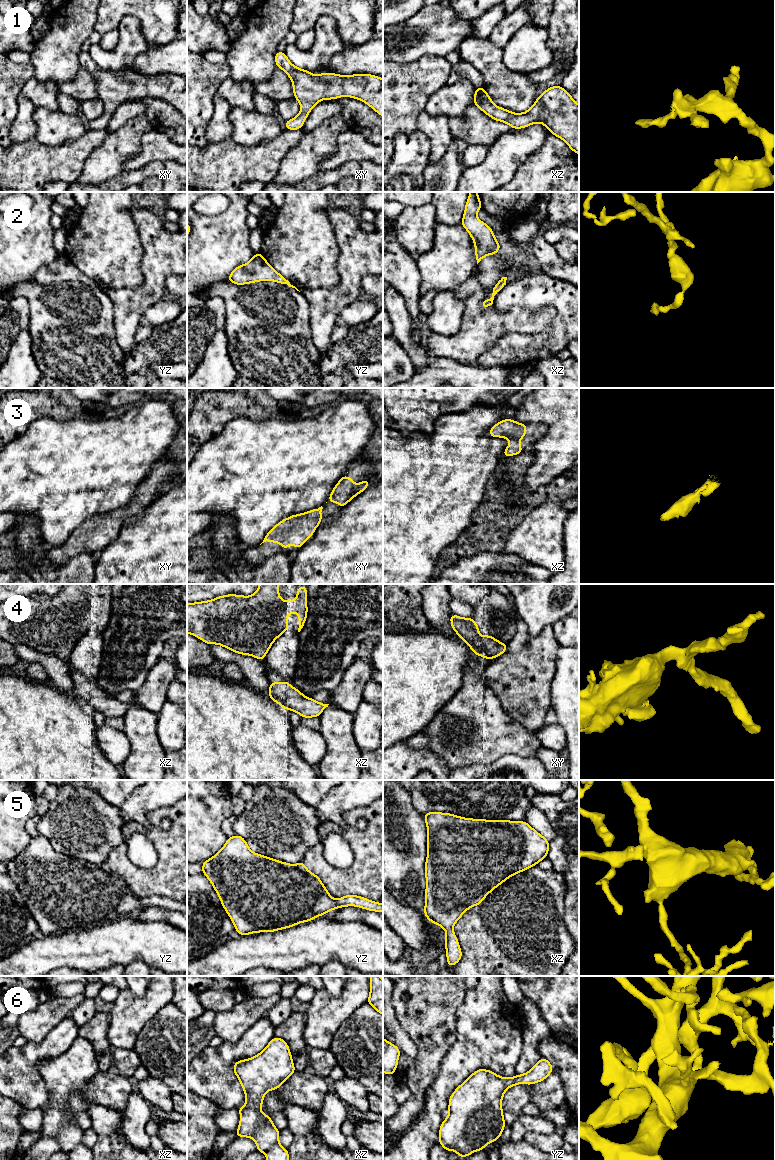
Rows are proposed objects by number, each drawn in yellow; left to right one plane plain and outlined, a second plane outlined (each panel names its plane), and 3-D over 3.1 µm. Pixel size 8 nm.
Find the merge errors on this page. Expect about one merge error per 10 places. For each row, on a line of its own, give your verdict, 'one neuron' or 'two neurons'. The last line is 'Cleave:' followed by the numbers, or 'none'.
1: one neuron
2: one neuron
3: one neuron
4: one neuron
5: one neuron
6: one neuron
Cleave: none

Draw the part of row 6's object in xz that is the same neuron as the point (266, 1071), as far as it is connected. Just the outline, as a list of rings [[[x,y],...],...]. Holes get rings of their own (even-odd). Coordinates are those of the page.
[[[274,1037],[256,1056],[233,1064],[233,1070],[246,1097],[246,1104],[237,1108],[241,1116],[235,1136],[252,1138],[256,1142],[257,1151],[265,1153],[267,1160],[289,1160],[287,1148],[279,1144],[280,1131],[274,1126],[270,1116],[260,1112],[266,1092],[277,1090],[296,1072],[288,1044],[283,1039]]]

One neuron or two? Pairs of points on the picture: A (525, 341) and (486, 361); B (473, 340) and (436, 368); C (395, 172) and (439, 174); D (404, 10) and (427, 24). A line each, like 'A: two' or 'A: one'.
A: one
B: two
C: two
D: two

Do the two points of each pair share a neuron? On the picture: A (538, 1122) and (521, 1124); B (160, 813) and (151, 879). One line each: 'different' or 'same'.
A: same
B: same

